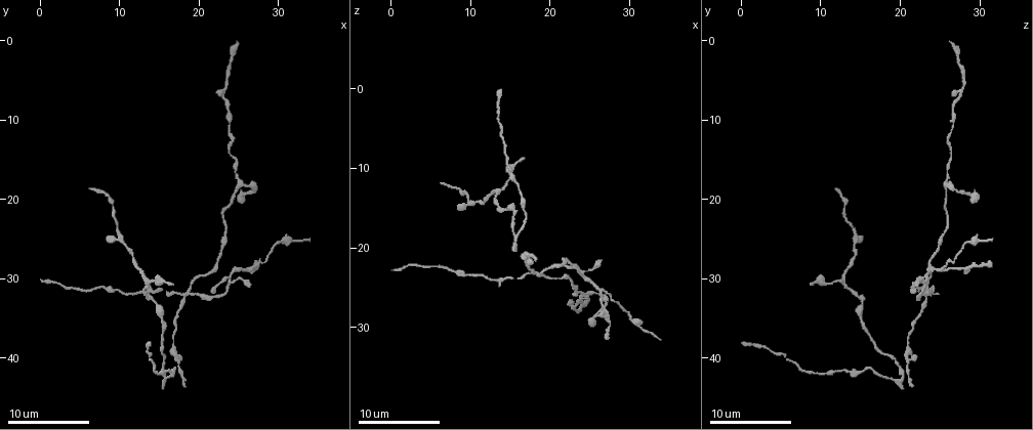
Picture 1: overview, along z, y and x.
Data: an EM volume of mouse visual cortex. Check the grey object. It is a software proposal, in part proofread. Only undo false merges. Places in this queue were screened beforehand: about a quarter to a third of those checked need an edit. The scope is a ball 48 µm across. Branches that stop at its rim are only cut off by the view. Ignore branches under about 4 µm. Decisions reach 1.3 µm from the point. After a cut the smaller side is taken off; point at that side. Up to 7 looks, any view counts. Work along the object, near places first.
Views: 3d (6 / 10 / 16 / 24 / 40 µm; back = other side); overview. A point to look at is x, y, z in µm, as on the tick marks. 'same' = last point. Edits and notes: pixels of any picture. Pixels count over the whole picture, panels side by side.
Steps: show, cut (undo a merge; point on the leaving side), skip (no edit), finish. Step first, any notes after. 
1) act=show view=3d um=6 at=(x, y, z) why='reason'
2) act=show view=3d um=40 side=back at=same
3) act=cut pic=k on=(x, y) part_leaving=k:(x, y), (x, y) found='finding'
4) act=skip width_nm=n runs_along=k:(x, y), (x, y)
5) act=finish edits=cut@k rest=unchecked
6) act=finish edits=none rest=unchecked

act=show view=3d um=10 at=(13.6, 30.4, 12.8)

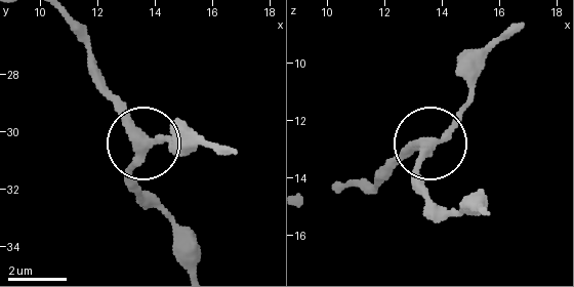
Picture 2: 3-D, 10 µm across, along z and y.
act=show view=3d um=10 side=back at=(13.8, 30.3, 12.8)

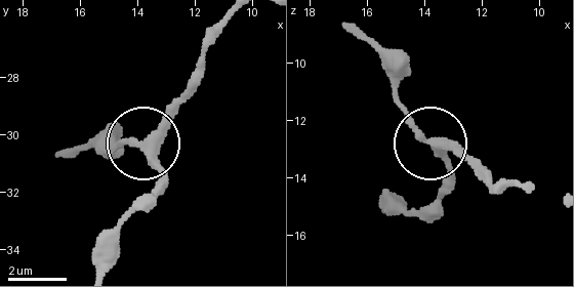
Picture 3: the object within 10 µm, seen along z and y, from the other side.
act=skip arms=3 found='one cell here'

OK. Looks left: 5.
act=show view=3d um=6 at=(26.0, 18.0, 25.6) why='a fork'

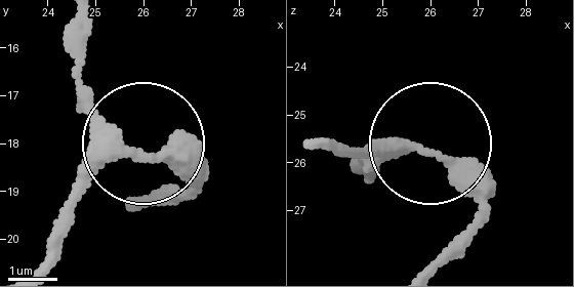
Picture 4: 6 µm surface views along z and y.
act=skip arms=3 runs_along=4:(325, 148), (423, 148), (481, 224) found='all the same cell'

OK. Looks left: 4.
act=show view=3d um=10 at=(18.6, 31.6, 23.2) why='looks like a crossing'

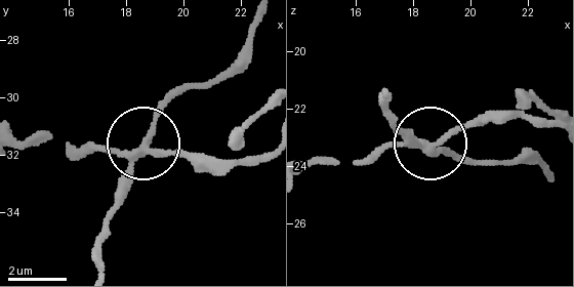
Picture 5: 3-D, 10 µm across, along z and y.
act=show view=3d um=6 at=(18.7, 31.7, 23.4) why='closer look'

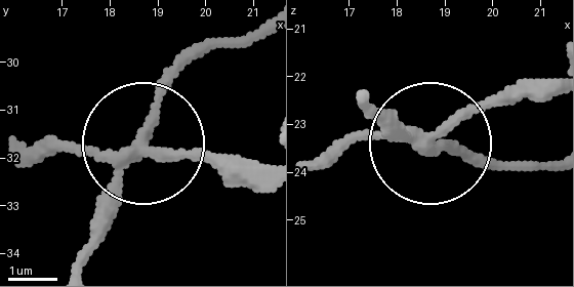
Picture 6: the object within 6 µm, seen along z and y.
act=cut pic=6 on=(53, 142) side_arm_um=23 part_leaving=6:(134, 160), (179, 152), (264, 164) found='two cells meet here'

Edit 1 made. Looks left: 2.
act=finish edits=cut@6 rest=unchecked

